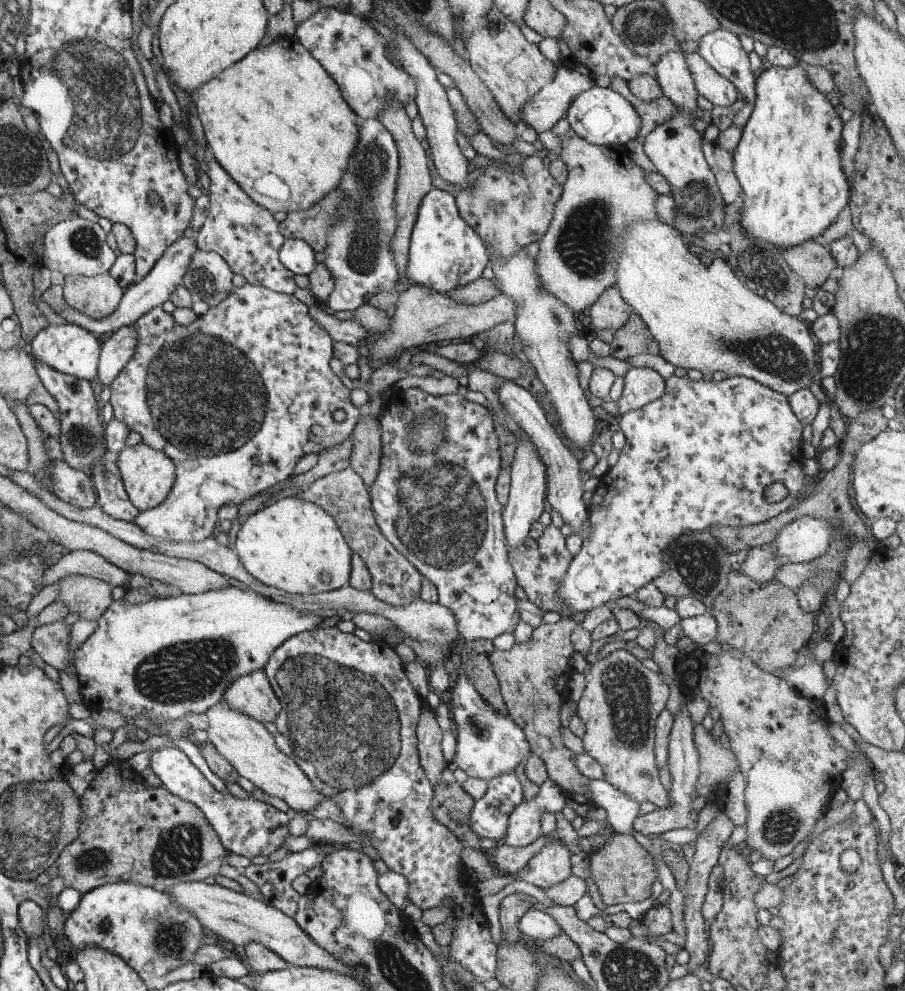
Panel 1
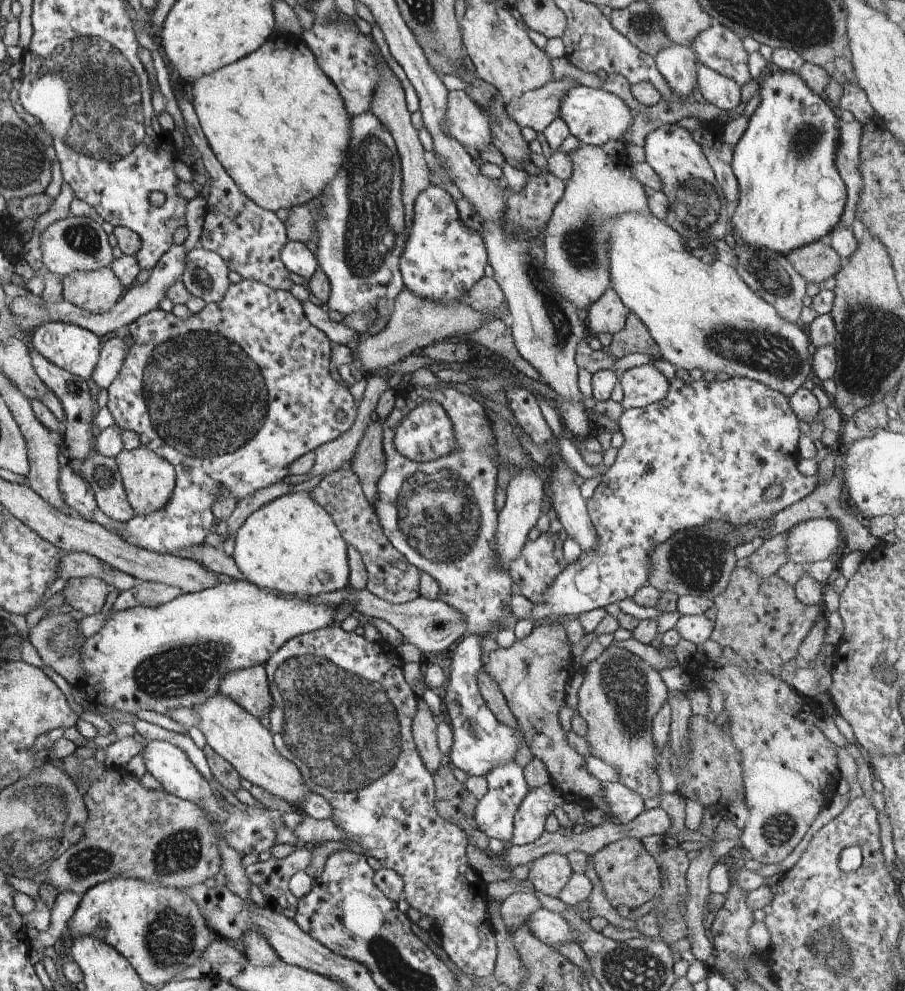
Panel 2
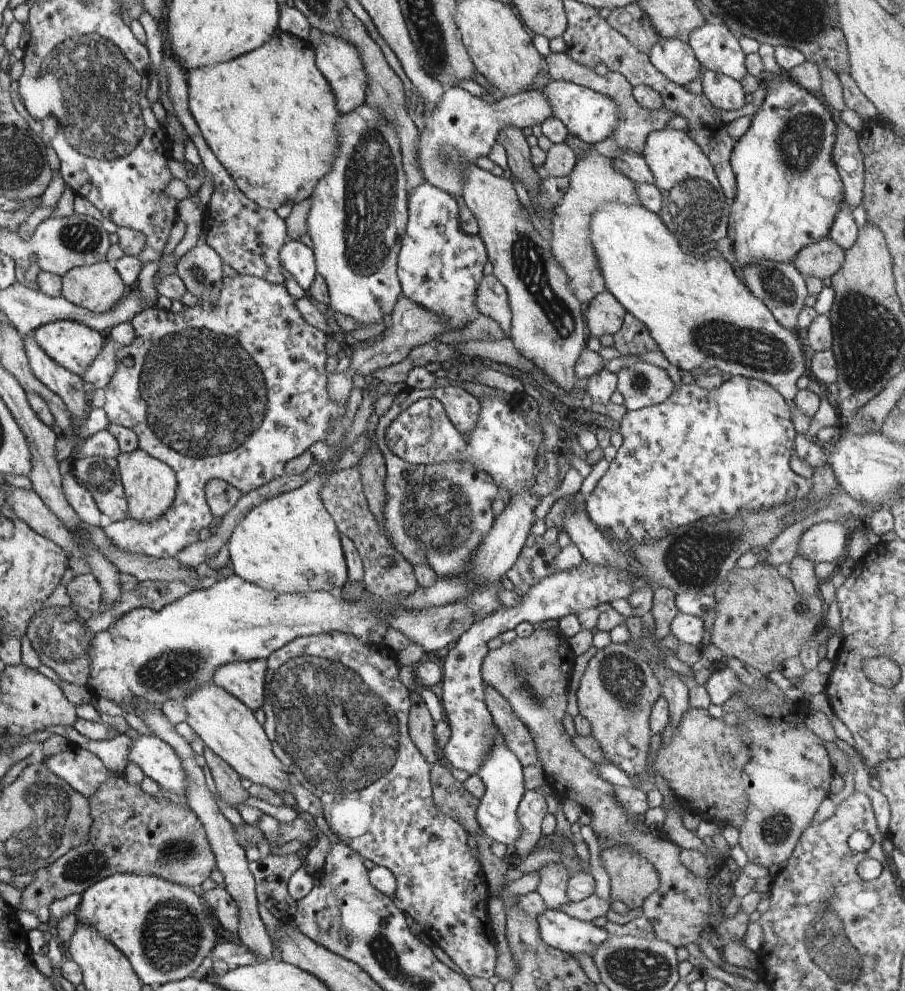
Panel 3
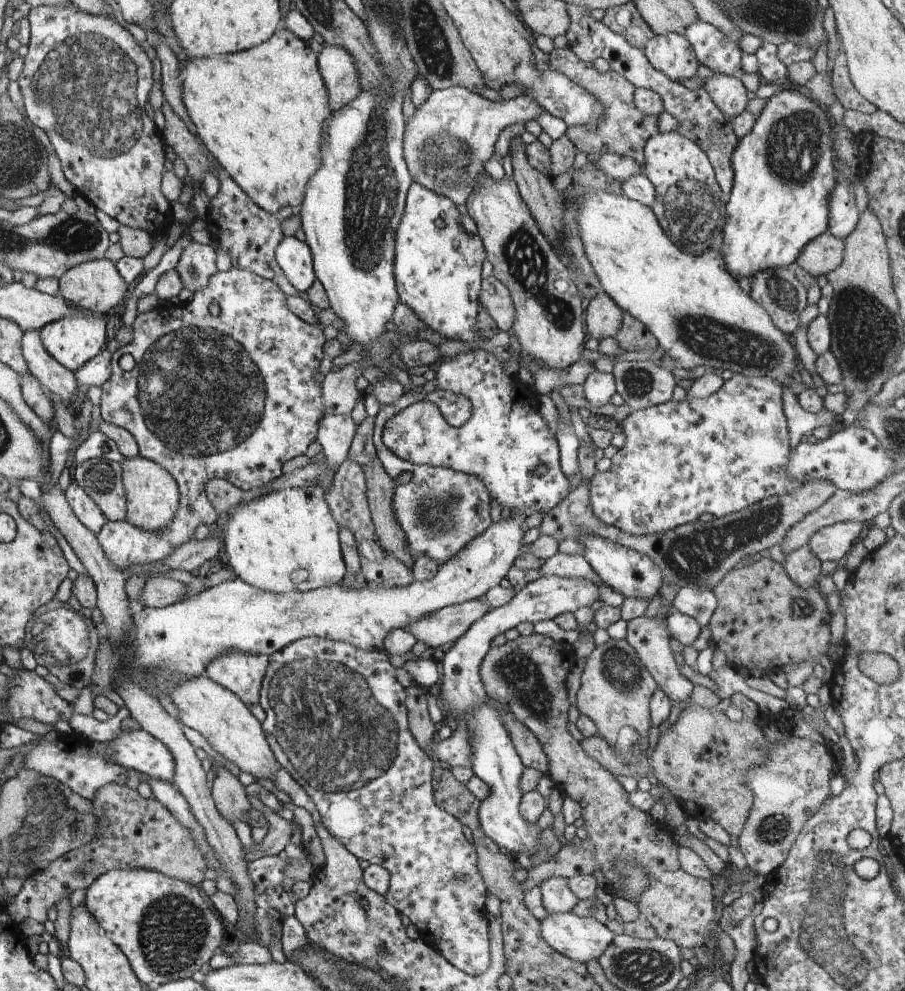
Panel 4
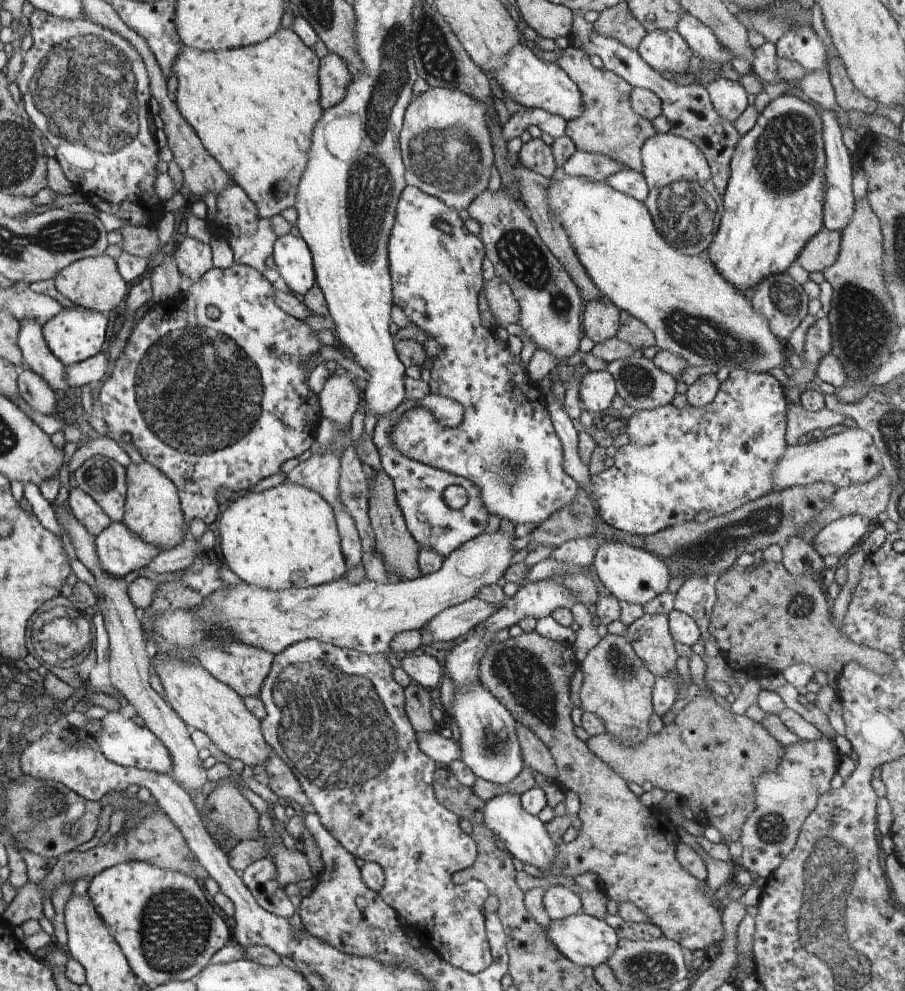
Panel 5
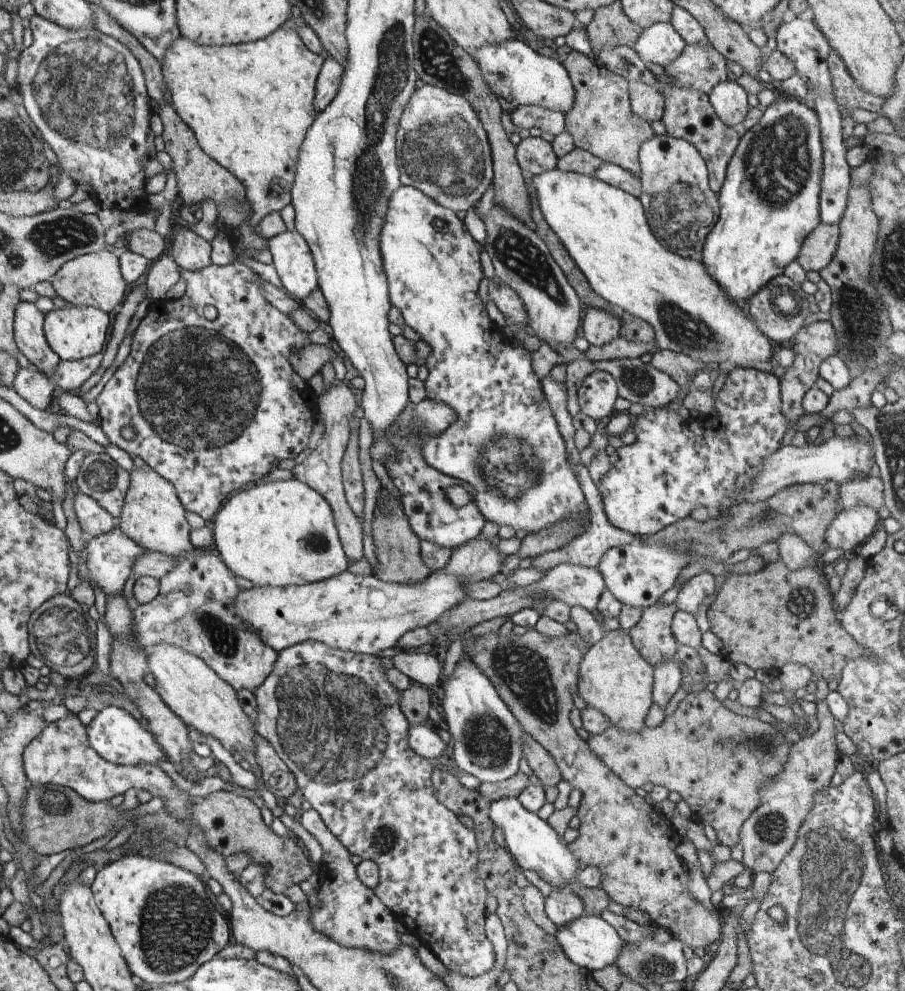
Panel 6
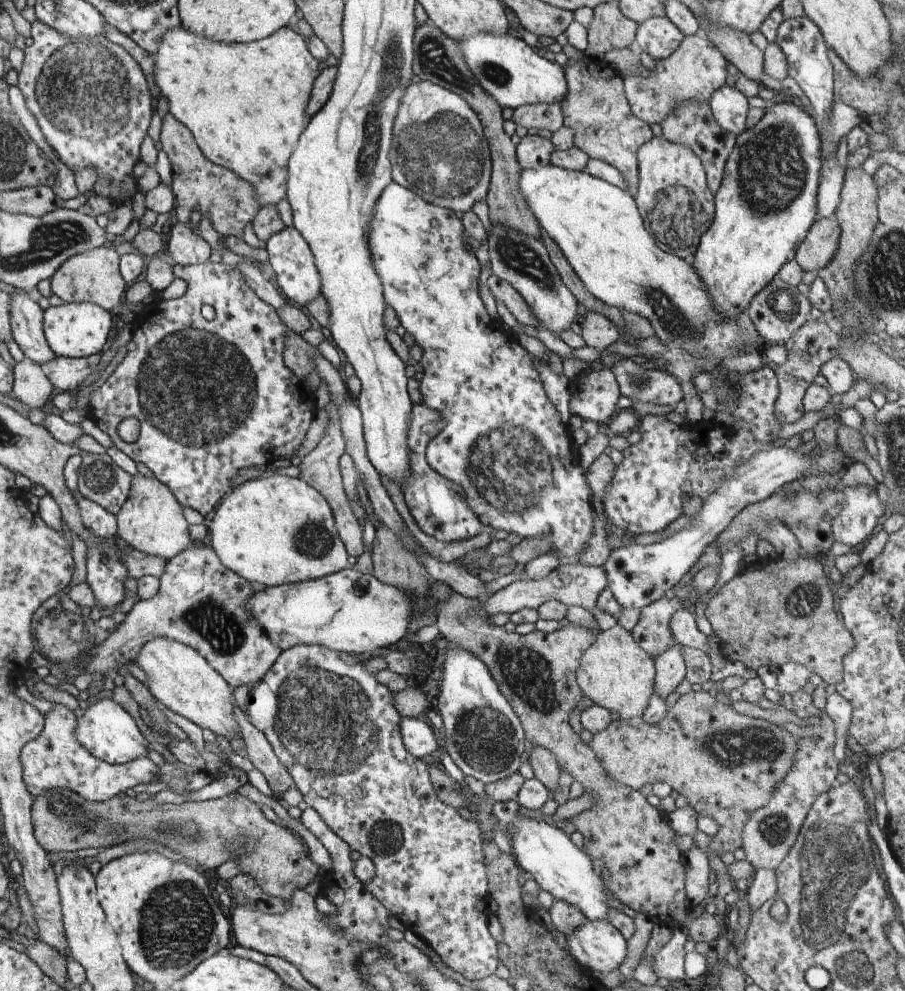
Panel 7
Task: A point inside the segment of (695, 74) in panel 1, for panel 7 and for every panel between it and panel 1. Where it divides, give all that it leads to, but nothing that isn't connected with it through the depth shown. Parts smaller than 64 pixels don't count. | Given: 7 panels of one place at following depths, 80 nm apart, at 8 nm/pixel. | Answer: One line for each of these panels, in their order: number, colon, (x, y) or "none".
2: (723, 92)
3: (723, 92)
4: (727, 92)
5: (729, 99)
6: (730, 101)
7: (730, 107)

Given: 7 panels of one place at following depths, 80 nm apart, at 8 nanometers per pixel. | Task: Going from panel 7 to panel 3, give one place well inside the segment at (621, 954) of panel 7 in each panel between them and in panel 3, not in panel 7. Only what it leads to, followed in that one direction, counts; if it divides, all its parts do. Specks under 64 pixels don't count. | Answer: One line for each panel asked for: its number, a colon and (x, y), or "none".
3: (558, 929)
4: (582, 939)
5: (586, 941)
6: (589, 941)

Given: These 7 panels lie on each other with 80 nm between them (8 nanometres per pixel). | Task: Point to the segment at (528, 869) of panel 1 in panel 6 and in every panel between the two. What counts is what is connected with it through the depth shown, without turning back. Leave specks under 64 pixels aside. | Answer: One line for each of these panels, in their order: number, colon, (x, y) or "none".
2: (549, 873)
3: (553, 878)
4: (557, 898)
5: (559, 902)
6: (562, 906)

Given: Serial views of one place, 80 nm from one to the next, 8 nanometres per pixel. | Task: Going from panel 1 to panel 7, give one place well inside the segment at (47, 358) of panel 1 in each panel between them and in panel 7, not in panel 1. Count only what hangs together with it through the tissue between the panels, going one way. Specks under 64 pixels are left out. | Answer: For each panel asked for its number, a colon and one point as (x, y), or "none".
2: (75, 349)
3: (73, 345)
4: (72, 340)
5: (76, 334)
6: (74, 333)
7: (76, 330)

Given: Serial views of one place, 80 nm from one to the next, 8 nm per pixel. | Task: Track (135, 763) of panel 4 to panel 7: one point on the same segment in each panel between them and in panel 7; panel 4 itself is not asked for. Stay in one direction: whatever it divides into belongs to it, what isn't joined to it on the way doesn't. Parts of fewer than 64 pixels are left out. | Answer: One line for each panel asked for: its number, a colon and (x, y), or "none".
5: (119, 739)
6: (114, 734)
7: (107, 731)

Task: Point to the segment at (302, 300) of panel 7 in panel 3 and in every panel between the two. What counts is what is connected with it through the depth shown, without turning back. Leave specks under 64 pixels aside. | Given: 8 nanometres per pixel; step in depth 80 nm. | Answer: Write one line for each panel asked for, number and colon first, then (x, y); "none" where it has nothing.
3: (297, 258)
4: (295, 257)
5: (294, 261)
6: (292, 258)

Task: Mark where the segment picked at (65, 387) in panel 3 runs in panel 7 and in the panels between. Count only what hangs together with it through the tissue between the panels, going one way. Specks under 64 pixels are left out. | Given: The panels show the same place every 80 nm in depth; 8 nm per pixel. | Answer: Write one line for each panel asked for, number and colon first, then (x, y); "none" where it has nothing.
4: (59, 380)
5: (35, 351)
6: (28, 324)
7: (27, 317)

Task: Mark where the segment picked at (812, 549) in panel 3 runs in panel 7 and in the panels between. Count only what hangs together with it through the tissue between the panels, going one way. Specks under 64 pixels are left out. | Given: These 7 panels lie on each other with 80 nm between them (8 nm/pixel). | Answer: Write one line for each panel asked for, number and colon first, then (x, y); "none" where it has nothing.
4: (833, 542)
5: (837, 539)
6: (851, 527)
7: (861, 512)

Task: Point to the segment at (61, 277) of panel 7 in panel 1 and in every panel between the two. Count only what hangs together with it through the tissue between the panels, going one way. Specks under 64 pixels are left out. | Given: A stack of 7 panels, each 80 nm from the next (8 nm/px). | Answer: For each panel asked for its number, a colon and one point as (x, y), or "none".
1: (98, 297)
2: (97, 291)
3: (98, 287)
4: (95, 286)
5: (95, 283)
6: (94, 280)

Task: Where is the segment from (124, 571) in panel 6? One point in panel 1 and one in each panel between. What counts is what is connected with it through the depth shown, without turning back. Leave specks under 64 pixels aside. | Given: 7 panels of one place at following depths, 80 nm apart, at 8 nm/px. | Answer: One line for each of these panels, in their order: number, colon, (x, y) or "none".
1: (232, 398)
2: (231, 396)
3: (232, 391)
4: (234, 396)
5: (119, 551)

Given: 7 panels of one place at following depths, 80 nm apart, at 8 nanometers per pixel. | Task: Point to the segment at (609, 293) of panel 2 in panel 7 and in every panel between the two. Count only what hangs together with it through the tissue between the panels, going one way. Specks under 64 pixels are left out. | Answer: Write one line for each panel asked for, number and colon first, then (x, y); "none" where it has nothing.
3: (605, 316)
4: (603, 318)
5: (601, 321)
6: (600, 327)
7: (599, 332)

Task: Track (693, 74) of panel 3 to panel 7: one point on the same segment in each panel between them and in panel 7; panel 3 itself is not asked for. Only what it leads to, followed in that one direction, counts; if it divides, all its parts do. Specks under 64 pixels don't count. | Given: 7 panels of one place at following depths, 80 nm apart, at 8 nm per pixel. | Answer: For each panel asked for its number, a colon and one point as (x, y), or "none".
4: (671, 54)
5: (664, 50)
6: (661, 43)
7: (658, 37)

